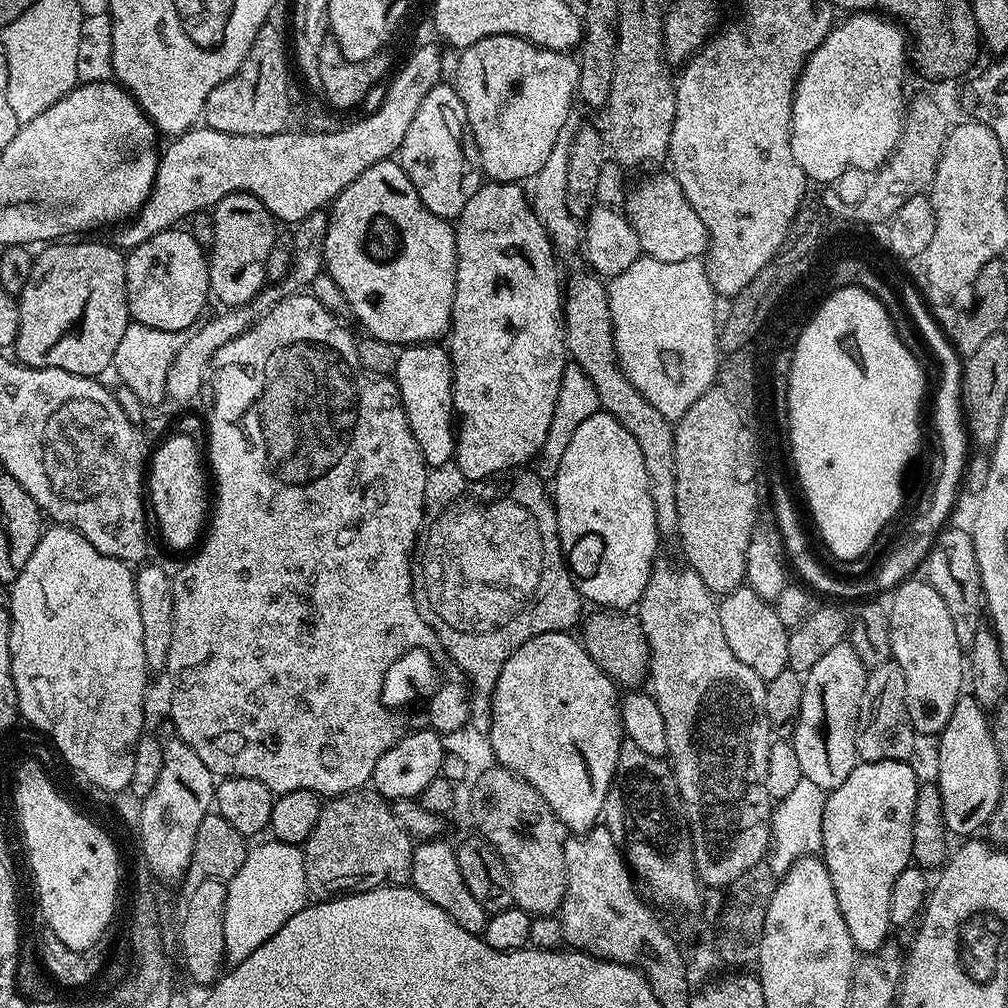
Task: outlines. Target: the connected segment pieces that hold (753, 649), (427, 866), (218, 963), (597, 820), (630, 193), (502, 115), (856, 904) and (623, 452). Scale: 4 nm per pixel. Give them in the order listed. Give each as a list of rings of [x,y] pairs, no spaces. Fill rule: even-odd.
[[[747,586],[735,588],[719,601],[722,618],[722,634],[726,634],[726,643],[734,650],[738,662],[750,666],[758,678],[765,682],[778,678],[782,670],[788,667],[788,634],[790,629],[782,626],[776,613],[775,603],[763,600]]]
[[[425,839],[413,847],[411,887],[415,888],[418,894],[422,894],[422,898],[434,902],[434,906],[446,910],[446,914],[450,914],[450,918],[454,918],[454,922],[458,922],[462,930],[483,933],[490,914],[484,909],[482,902],[478,902],[474,894],[470,894],[466,882],[462,882],[455,847],[440,839]]]
[[[203,877],[182,908],[182,934],[179,953],[191,978],[198,984],[210,986],[218,980],[224,968],[224,910],[227,885],[212,877]]]
[[[537,632],[529,635],[522,642],[522,646],[518,646],[518,650],[514,650],[508,655],[506,662],[502,666],[502,674],[498,674],[498,682],[494,686],[492,721],[488,727],[486,739],[488,739],[489,746],[492,747],[493,754],[496,755],[495,763],[501,768],[510,770],[514,775],[521,776],[530,786],[534,786],[534,790],[538,790],[538,794],[542,794],[542,798],[546,798],[546,802],[550,806],[550,810],[556,815],[557,820],[572,834],[583,834],[597,827],[601,823],[604,814],[606,794],[610,790],[612,779],[616,773],[618,750],[626,739],[624,727],[620,721],[620,701],[622,696],[621,693],[618,694],[616,691],[618,691],[616,681],[611,680],[600,669],[598,662],[594,662],[594,658],[590,658],[590,654],[585,650],[583,643],[577,637],[575,640],[572,634],[568,632]]]
[[[675,175],[648,176],[627,189],[622,212],[638,236],[643,255],[658,258],[658,262],[680,262],[703,257],[708,251],[708,231],[690,206]]]
[[[487,36],[478,42],[474,42],[474,46],[463,49],[459,53],[459,56],[460,61],[456,64],[454,87],[457,94],[462,98],[462,106],[466,106],[468,130],[474,134],[474,142],[480,155],[480,166],[483,175],[489,181],[499,182],[501,184],[531,181],[532,177],[538,174],[536,168],[540,167],[540,164],[545,164],[550,150],[554,150],[554,142],[558,142],[558,134],[562,130],[562,126],[566,126],[566,122],[573,115],[572,100],[574,104],[578,96],[576,87],[578,86],[578,74],[580,73],[580,65],[577,57],[568,52],[555,52],[549,48],[538,48],[528,40],[523,40],[520,36]]]
[[[866,760],[857,763],[856,768],[850,770],[850,778],[846,778],[846,782],[842,782],[842,786],[831,789],[826,796],[824,814],[822,816],[822,859],[826,870],[830,874],[830,882],[834,886],[834,898],[838,898],[838,910],[842,910],[842,919],[846,922],[846,930],[850,930],[850,938],[854,942],[857,953],[860,954],[874,953],[890,940],[888,931],[893,931],[894,928],[890,918],[890,894],[892,893],[892,887],[898,878],[898,874],[902,874],[902,870],[906,870],[913,863],[914,806],[918,798],[921,781],[919,779],[916,780],[916,772],[911,768],[912,766],[907,760]]]
[[[603,410],[586,418],[586,422],[574,430],[574,438],[570,438],[566,454],[562,454],[554,487],[560,549],[564,552],[569,572],[575,577],[581,597],[604,610],[628,610],[631,604],[632,607],[639,605],[646,582],[657,563],[656,547],[662,543],[662,537],[656,528],[654,498],[650,498],[646,462],[642,462],[642,450],[638,450],[638,442],[634,442],[630,430]]]

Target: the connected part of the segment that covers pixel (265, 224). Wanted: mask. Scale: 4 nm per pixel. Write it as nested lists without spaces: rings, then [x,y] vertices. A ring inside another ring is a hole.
[[[231,192],[211,209],[212,221],[214,222],[214,238],[210,245],[208,256],[208,286],[213,297],[221,300],[221,305],[230,308],[240,308],[244,304],[251,304],[265,287],[268,274],[268,259],[272,249],[277,247],[276,227],[278,221],[275,216],[269,214],[266,206],[256,196],[248,192]]]

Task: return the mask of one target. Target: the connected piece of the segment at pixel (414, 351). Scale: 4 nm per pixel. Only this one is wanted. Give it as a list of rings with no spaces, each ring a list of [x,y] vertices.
[[[436,342],[407,345],[396,357],[394,379],[406,410],[406,422],[410,422],[414,442],[418,442],[425,464],[433,469],[453,463],[456,428],[452,406],[452,360],[448,357],[447,347]]]

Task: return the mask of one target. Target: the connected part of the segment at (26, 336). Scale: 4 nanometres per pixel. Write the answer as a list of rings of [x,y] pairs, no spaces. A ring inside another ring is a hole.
[[[52,242],[39,249],[30,282],[18,297],[20,323],[16,326],[15,359],[30,368],[57,368],[75,376],[99,377],[112,368],[112,359],[130,323],[126,298],[126,256],[119,247],[108,244]]]

